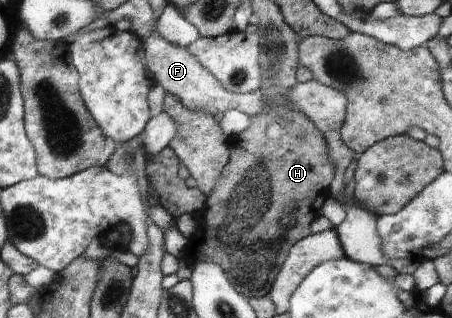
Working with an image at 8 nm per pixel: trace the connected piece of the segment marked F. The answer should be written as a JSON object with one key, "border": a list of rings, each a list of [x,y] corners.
{"border":[[[154,18],[153,29],[150,35],[144,39],[144,48],[147,55],[147,67],[156,77],[156,83],[160,84],[166,93],[176,95],[186,109],[194,109],[194,111],[200,111],[202,114],[210,113],[212,116],[218,113],[224,114],[227,110],[237,110],[249,117],[254,117],[254,115],[260,115],[260,111],[264,111],[267,98],[264,97],[262,89],[252,91],[252,93],[227,91],[222,87],[222,83],[196,57],[188,52],[186,47],[180,47],[180,45],[166,41],[156,31],[156,23],[158,23],[158,19],[155,20]]]}

